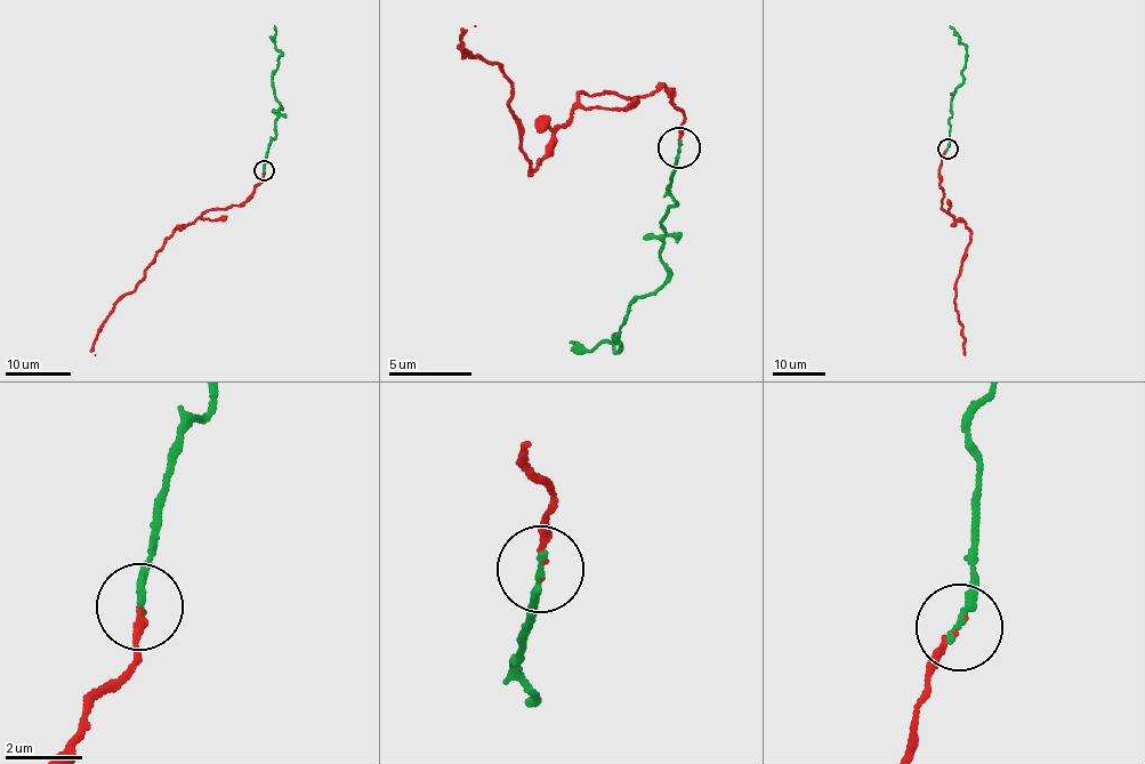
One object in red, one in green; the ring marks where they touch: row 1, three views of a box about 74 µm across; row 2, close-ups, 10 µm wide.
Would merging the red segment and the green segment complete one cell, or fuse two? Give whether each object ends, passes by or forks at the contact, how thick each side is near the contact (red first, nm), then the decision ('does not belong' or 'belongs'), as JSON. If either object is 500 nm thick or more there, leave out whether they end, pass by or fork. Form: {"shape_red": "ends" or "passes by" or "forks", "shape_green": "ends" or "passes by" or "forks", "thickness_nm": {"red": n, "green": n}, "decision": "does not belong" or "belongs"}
{"shape_red": "ends", "shape_green": "ends", "thickness_nm": {"red": 110, "green": 190}, "decision": "belongs"}

